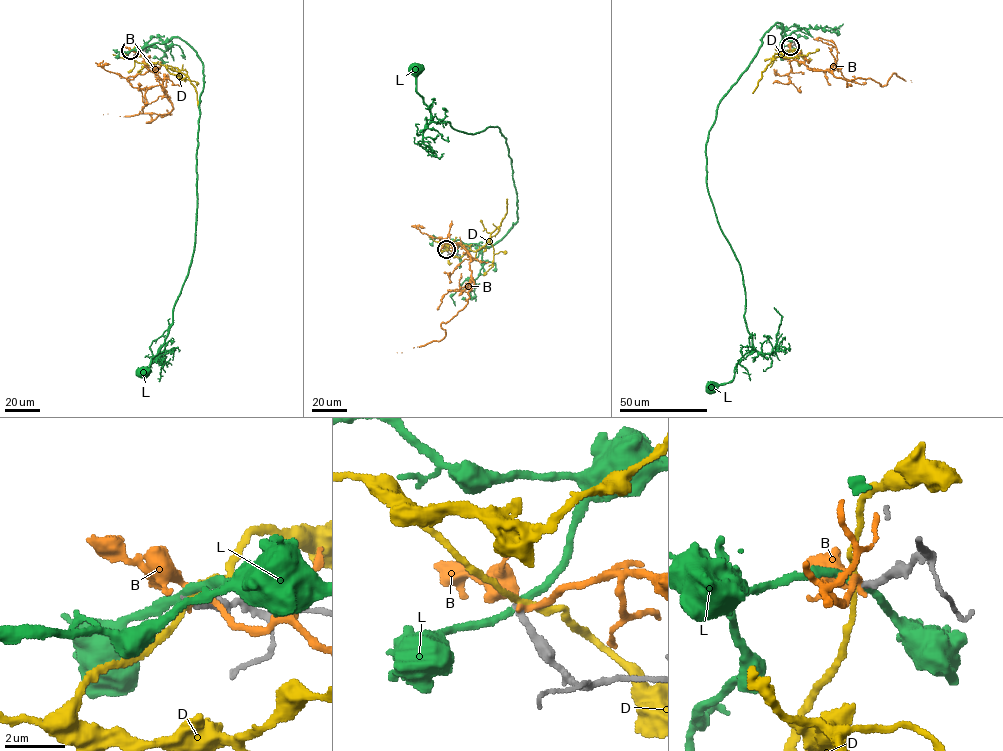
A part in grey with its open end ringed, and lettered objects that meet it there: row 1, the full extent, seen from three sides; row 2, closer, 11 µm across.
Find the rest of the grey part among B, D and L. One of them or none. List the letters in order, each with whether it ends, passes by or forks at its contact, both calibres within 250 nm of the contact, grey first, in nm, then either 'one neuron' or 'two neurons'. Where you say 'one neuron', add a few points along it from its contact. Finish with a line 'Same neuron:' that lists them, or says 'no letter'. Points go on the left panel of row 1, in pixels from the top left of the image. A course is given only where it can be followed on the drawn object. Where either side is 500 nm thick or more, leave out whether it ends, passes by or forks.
B: it passes by | 240/200 nm | two neurons
D: it passes by | 220/200 nm | two neurons
L: it passes by | 220/260 nm | two neurons
Same neuron: no letter

